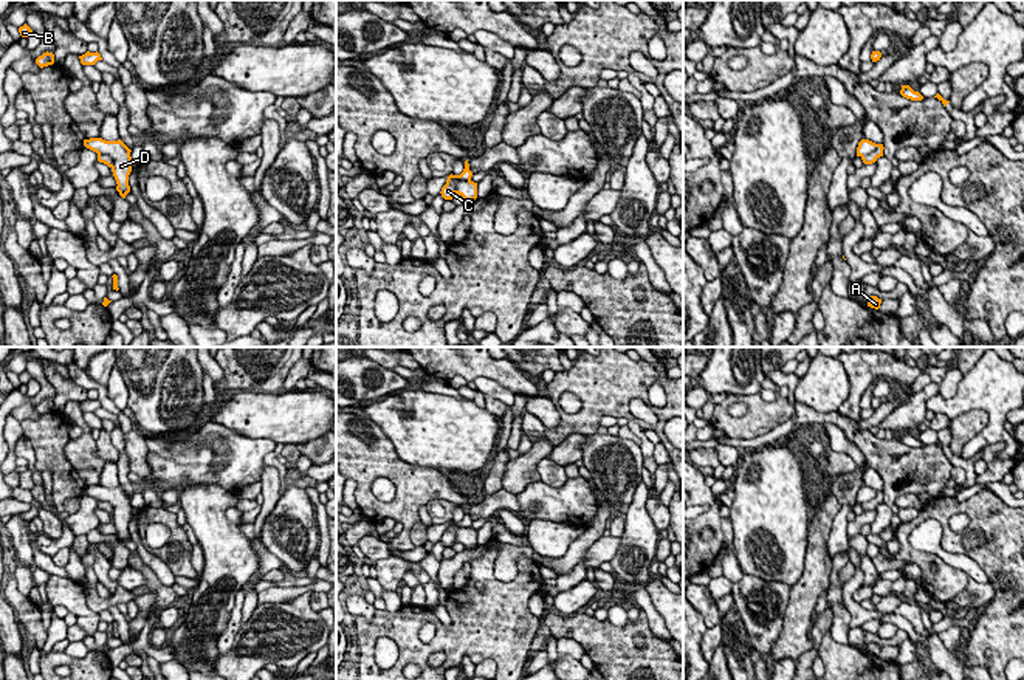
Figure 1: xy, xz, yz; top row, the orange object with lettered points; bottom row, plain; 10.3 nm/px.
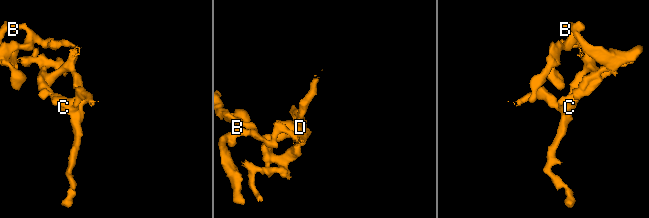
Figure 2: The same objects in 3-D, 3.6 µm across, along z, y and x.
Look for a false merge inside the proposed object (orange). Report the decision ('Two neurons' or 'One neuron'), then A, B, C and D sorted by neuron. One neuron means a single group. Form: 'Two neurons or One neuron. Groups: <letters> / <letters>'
Two neurons. Groups: A B D / C

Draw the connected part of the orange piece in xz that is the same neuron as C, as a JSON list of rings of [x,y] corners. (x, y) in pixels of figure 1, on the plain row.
[[[468,507],[465,508],[465,516],[460,522],[454,522],[454,527],[446,530],[443,534],[442,534],[442,544],[445,547],[452,547],[454,541],[455,541],[455,530],[457,528],[469,528],[472,524],[472,519],[469,517],[469,511],[468,511]]]

